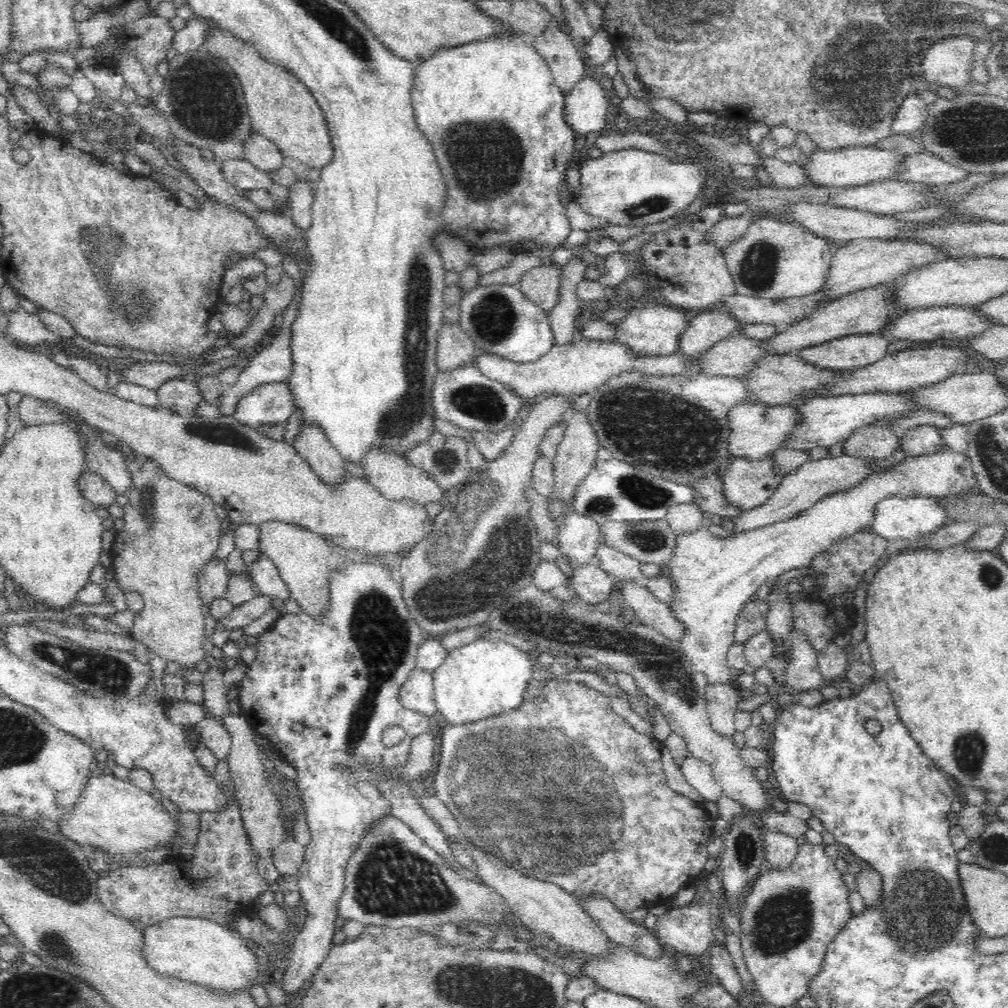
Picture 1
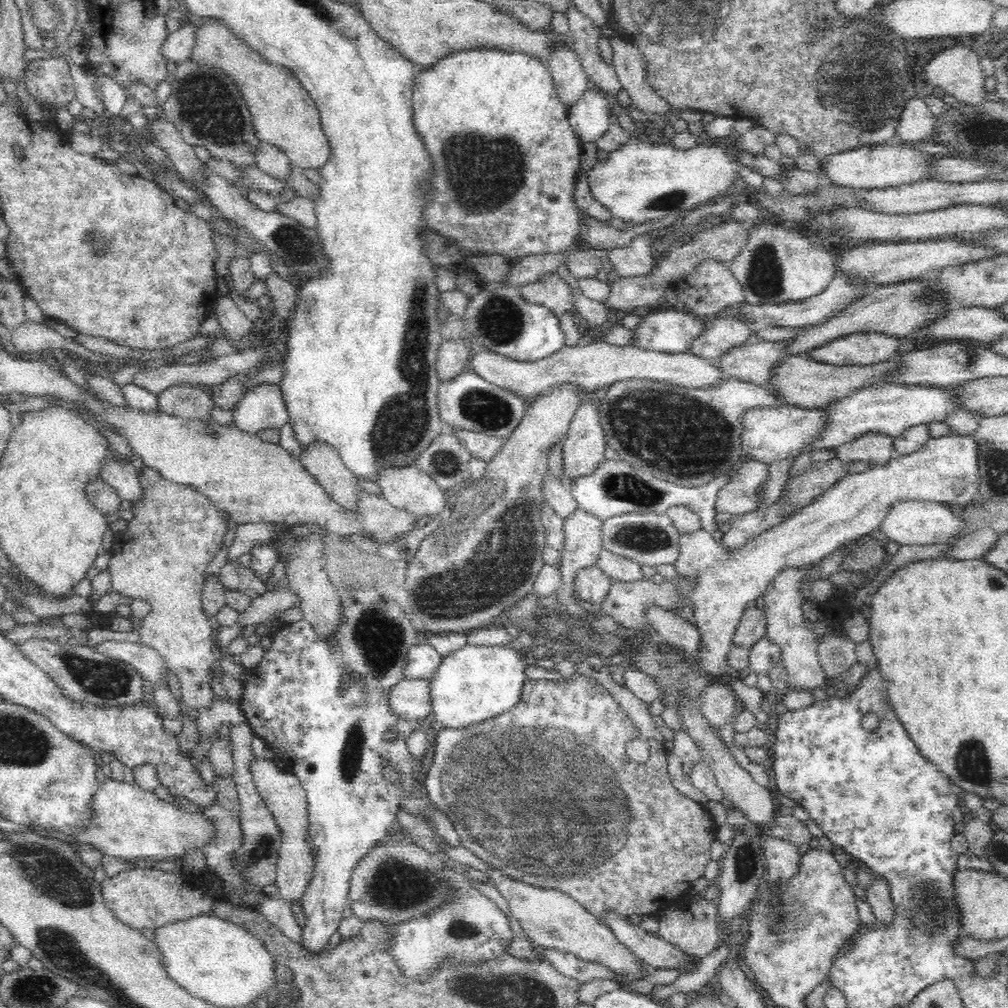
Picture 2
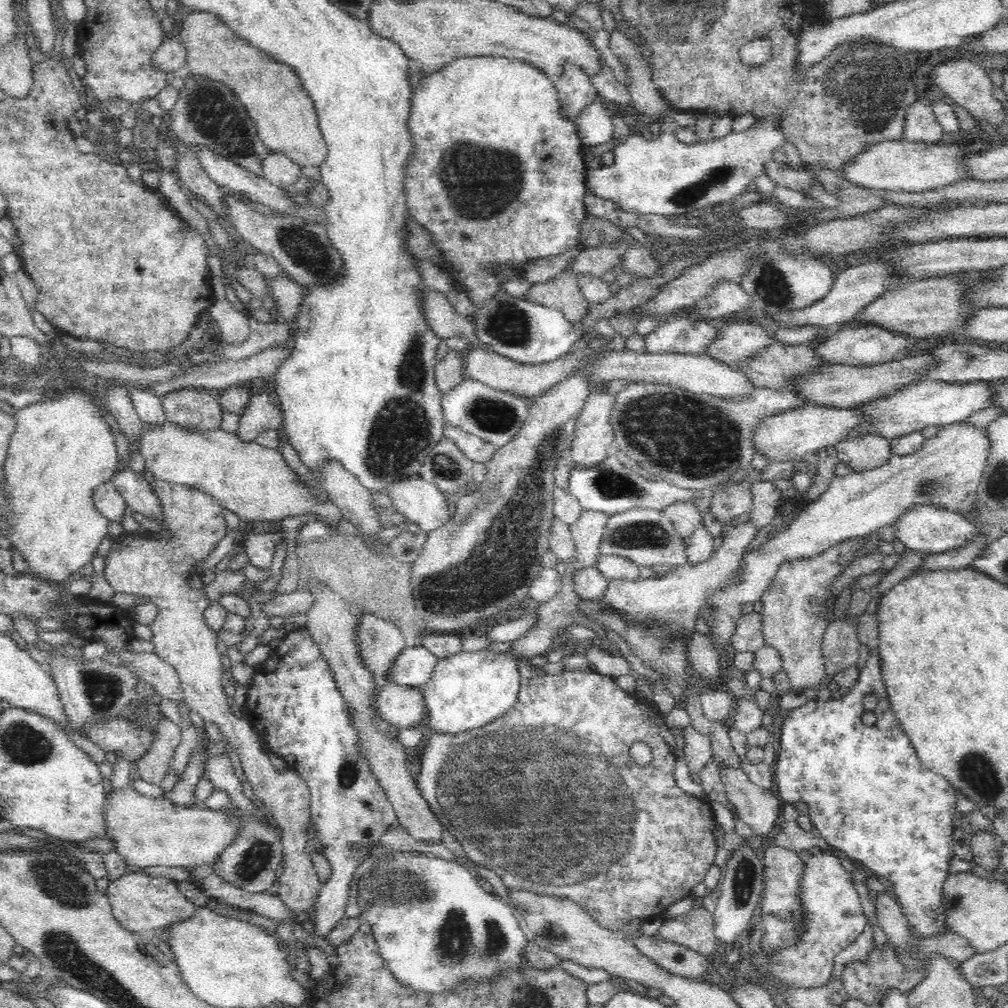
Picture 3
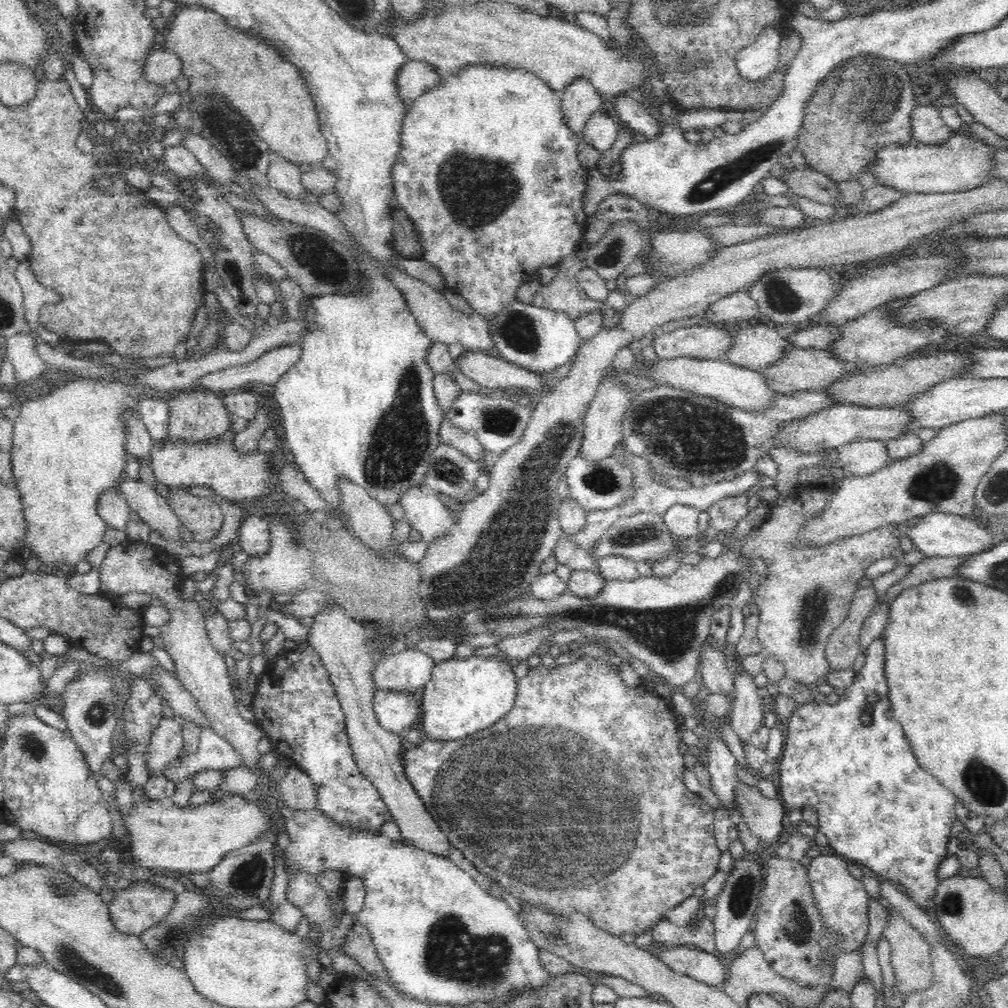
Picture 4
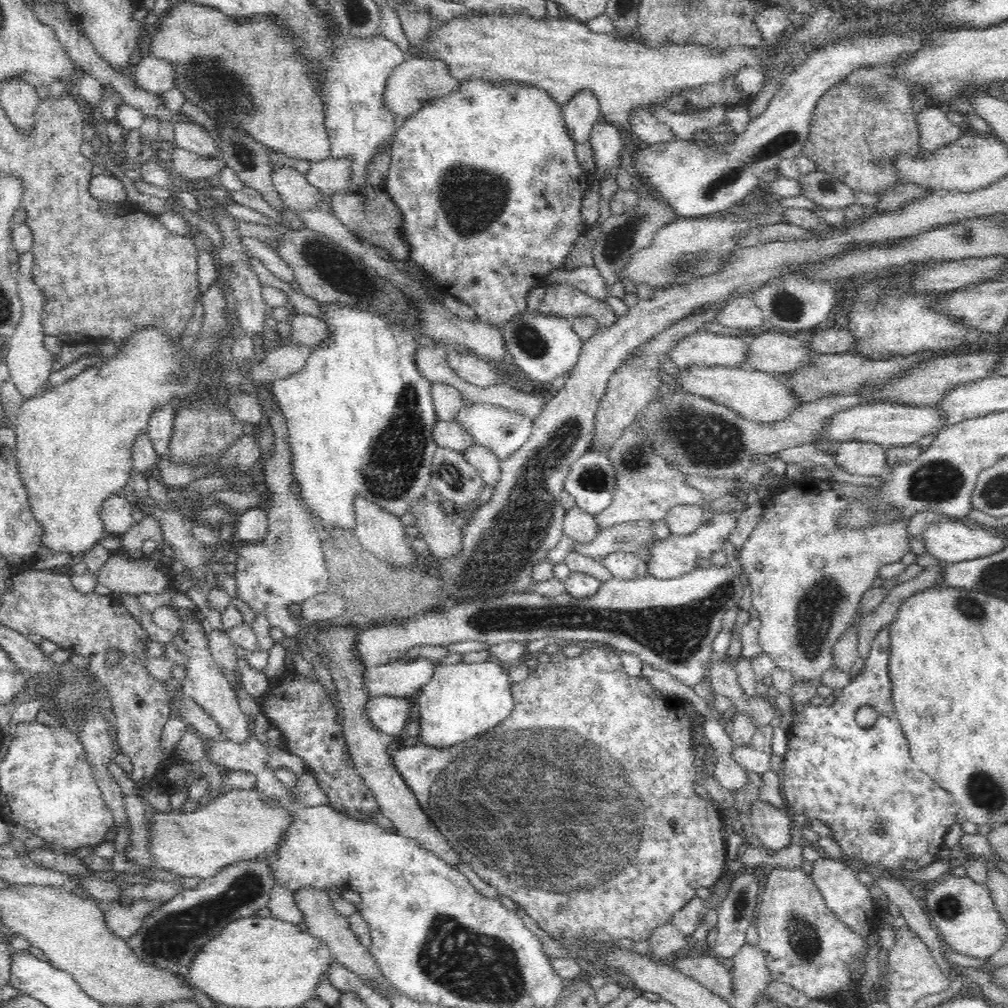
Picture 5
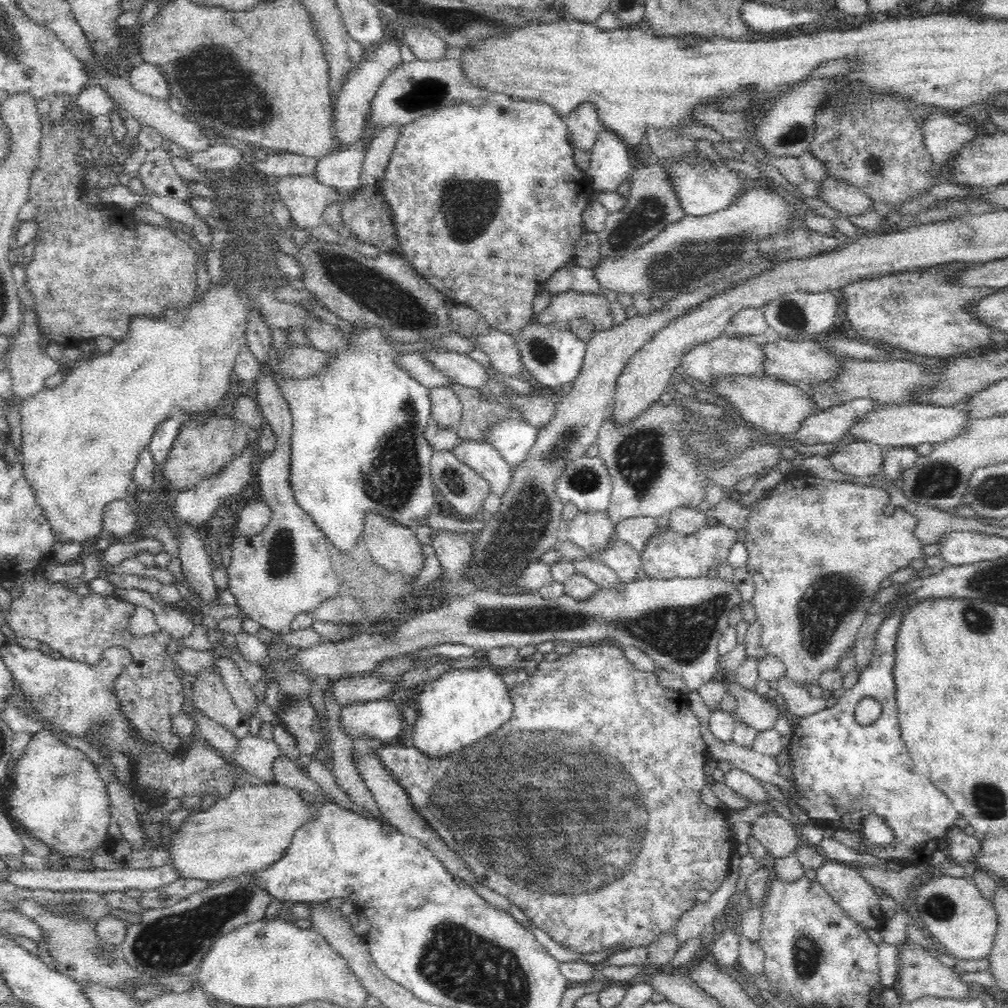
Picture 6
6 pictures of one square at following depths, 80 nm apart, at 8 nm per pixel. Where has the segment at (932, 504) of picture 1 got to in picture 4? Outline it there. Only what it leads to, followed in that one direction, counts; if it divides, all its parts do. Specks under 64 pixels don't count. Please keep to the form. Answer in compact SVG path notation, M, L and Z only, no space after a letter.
M932 512L924 514L922 520L912 526L906 534L915 544L916 550L922 552L927 557L932 556L953 556L954 558L964 558L972 554L980 554L984 550L990 549L997 542L999 532L996 530L986 530L981 527L976 520L957 514L944 514L943 512Z

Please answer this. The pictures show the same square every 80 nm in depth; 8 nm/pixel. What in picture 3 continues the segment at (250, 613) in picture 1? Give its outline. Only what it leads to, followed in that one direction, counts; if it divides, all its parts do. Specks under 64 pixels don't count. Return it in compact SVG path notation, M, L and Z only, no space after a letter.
M298 589L285 595L272 596L270 600L261 604L261 608L269 619L273 616L282 616L286 619L288 616L306 615L312 604L314 604L314 593Z

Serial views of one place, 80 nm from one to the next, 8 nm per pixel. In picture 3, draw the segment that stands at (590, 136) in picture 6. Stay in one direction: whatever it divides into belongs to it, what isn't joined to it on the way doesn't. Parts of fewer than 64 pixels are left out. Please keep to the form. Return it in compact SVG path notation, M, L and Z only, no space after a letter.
M566 64L564 72L554 78L558 89L559 102L563 115L573 123L584 108L600 100L596 87L579 66Z

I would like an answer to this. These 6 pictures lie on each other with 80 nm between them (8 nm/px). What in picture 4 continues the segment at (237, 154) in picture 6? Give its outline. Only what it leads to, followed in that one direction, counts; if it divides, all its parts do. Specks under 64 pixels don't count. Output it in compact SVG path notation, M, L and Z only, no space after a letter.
M184 145L164 146L162 156L165 173L173 178L188 178L188 176L204 176L206 168L200 164L193 152Z

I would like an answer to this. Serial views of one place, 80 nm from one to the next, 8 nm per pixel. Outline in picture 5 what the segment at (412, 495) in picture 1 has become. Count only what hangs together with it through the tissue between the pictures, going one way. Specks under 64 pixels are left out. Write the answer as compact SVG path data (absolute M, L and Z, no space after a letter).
M422 498L412 504L412 514L417 518L416 526L433 558L448 560L462 550L462 529L448 519L436 503Z

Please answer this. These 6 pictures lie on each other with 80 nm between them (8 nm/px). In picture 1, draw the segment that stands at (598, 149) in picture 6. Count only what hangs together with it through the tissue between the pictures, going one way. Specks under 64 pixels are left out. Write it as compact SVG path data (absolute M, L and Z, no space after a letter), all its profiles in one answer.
M589 73L565 97L564 116L575 133L586 136L605 128L609 108L609 94Z

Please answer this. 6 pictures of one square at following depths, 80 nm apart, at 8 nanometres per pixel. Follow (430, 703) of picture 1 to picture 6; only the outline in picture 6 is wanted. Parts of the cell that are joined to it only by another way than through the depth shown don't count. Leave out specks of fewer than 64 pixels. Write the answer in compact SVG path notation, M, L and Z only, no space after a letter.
M386 697L342 706L340 724L351 739L365 736L384 742L400 736L402 714L396 703Z

